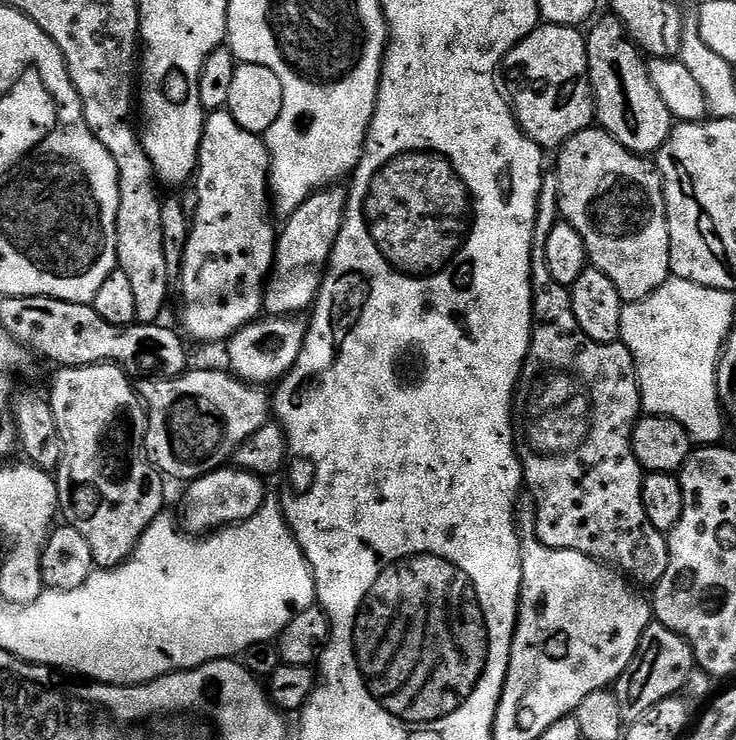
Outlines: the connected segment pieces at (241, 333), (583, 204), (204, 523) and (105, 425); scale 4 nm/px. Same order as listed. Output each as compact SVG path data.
M268 316L252 321L242 330L238 330L227 341L228 364L232 375L237 376L245 384L253 386L275 385L288 375L289 370L298 362L298 354L302 354L302 346L306 342L309 321L304 318L287 316Z
M599 126L574 134L565 144L560 145L555 156L554 175L560 184L560 216L570 226L574 226L578 234L582 234L591 267L602 270L602 274L606 274L606 278L618 286L618 294L627 303L645 300L654 290L658 290L658 286L662 286L662 282L670 279L672 270L664 182L653 161L631 152Z
M235 466L217 468L210 474L199 476L185 487L188 489L180 500L179 527L185 533L200 538L205 534L250 519L264 504L266 499L264 484L265 481L261 477L249 472L241 472Z
M91 364L81 368L64 366L57 372L60 373L52 380L50 403L54 410L54 422L58 422L58 434L62 438L62 458L54 473L58 498L60 499L58 512L61 517L65 516L68 519L65 520L67 527L78 530L78 534L82 534L82 538L86 538L86 542L90 542L90 550L94 554L95 567L97 569L114 569L120 564L125 564L132 557L132 552L138 546L138 542L142 538L142 534L150 526L150 522L154 522L154 518L158 518L165 511L164 483L166 483L166 480L160 469L153 464L152 458L148 454L148 448L144 444L144 439L148 433L148 410L144 401L140 398L139 391L134 387L134 380L132 384L131 378L128 377L131 375L121 365Z

